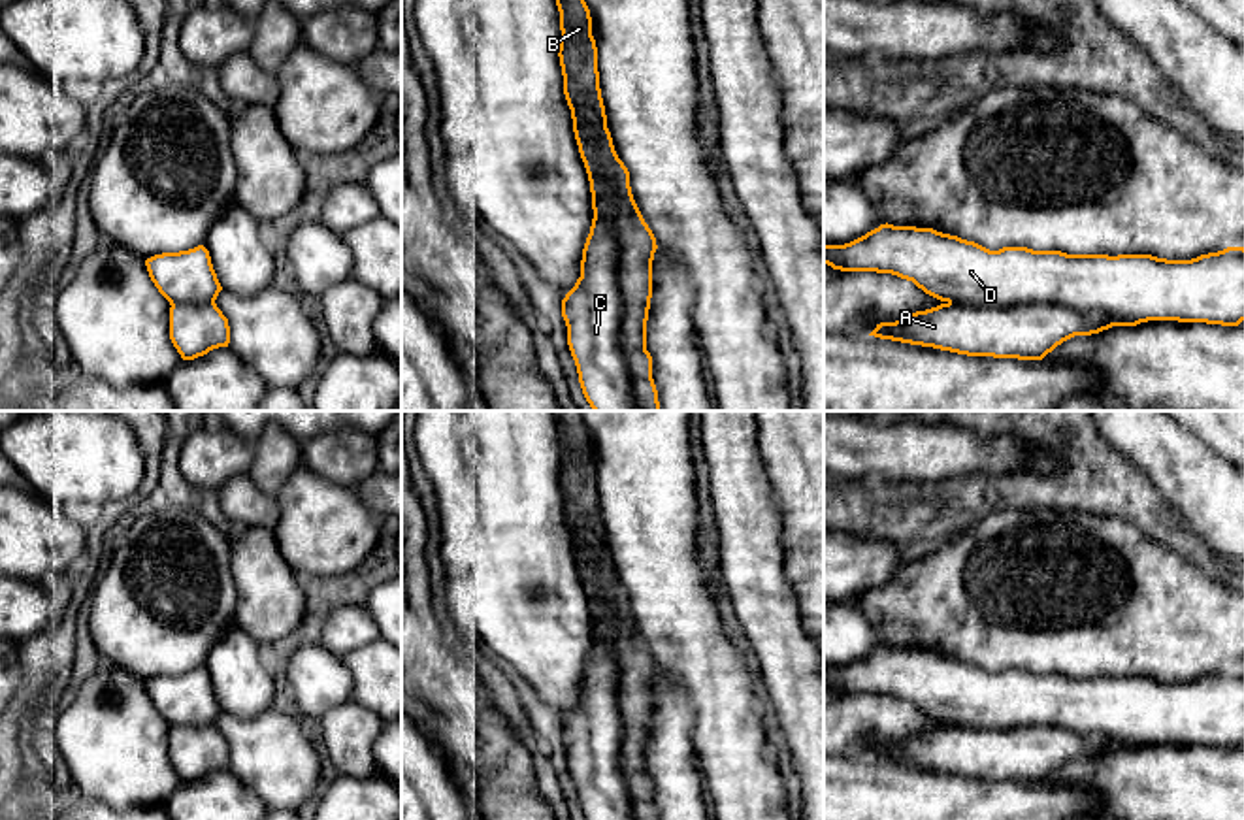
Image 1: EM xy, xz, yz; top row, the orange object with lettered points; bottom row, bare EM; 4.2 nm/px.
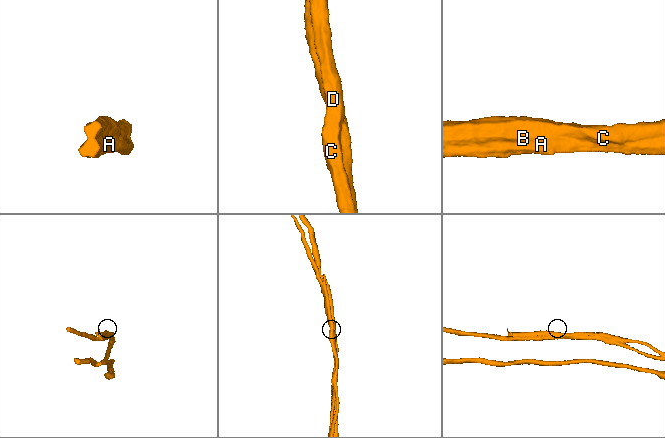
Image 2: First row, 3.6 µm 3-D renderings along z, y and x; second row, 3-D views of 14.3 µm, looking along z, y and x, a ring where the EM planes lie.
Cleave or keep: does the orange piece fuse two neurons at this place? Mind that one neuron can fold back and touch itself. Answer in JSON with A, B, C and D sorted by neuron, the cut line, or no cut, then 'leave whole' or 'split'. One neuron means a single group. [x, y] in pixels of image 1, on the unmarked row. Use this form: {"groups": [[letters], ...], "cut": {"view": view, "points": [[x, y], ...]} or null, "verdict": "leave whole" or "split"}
{"groups": [["A"], ["B", "C", "D"]], "cut": {"view": "xz", "points": [[592, 623], [617, 666], [622, 775], [636, 819]]}, "verdict": "split"}

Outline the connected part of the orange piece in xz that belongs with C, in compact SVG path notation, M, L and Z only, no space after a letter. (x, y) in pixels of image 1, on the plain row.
M594 624L592 631L581 699L562 722L567 767L584 820L635 820L622 769L624 714L618 707L618 665Z

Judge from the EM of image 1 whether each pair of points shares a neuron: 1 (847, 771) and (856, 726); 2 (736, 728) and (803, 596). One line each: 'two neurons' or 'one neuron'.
1: two neurons
2: two neurons

